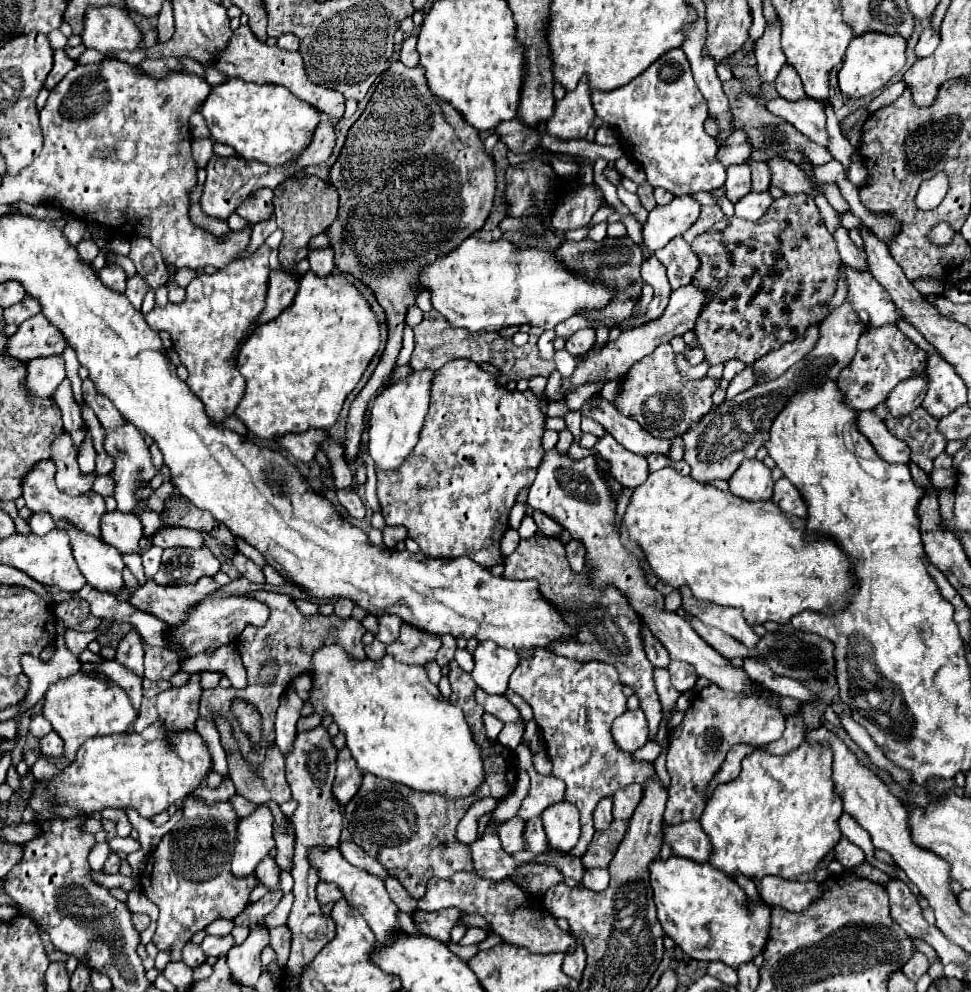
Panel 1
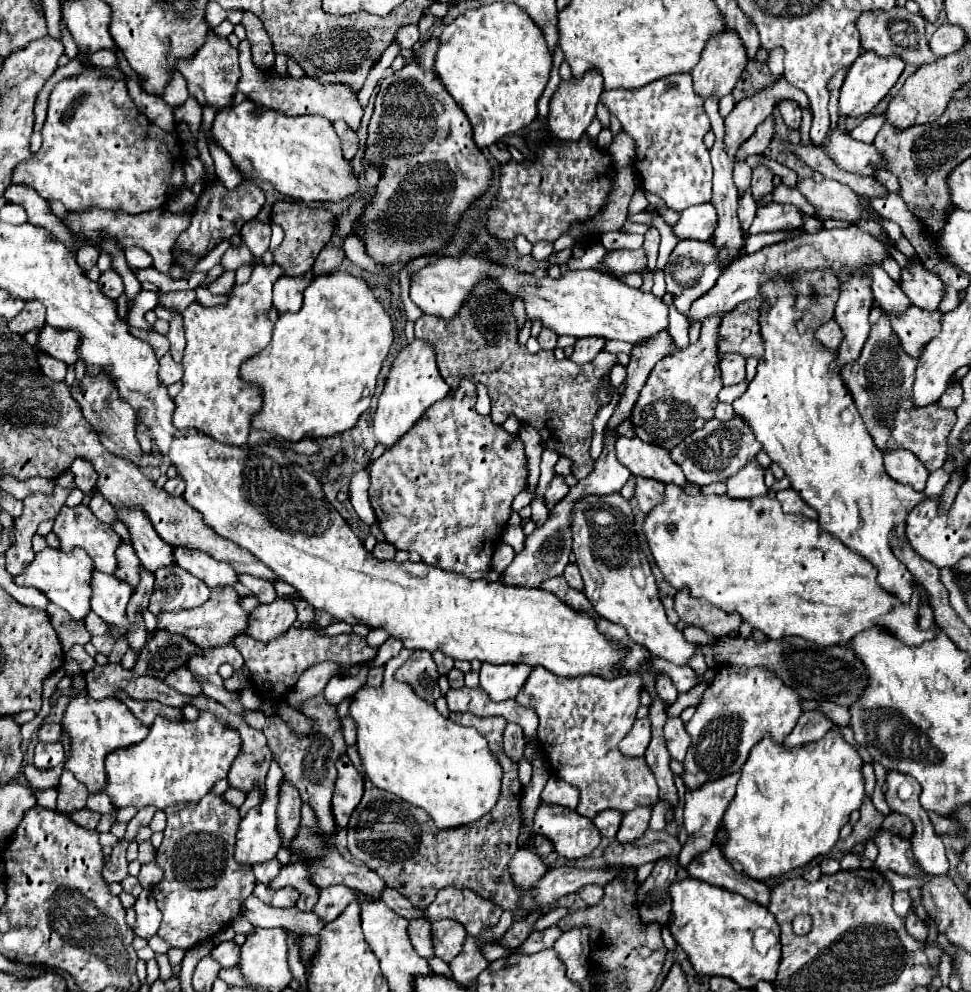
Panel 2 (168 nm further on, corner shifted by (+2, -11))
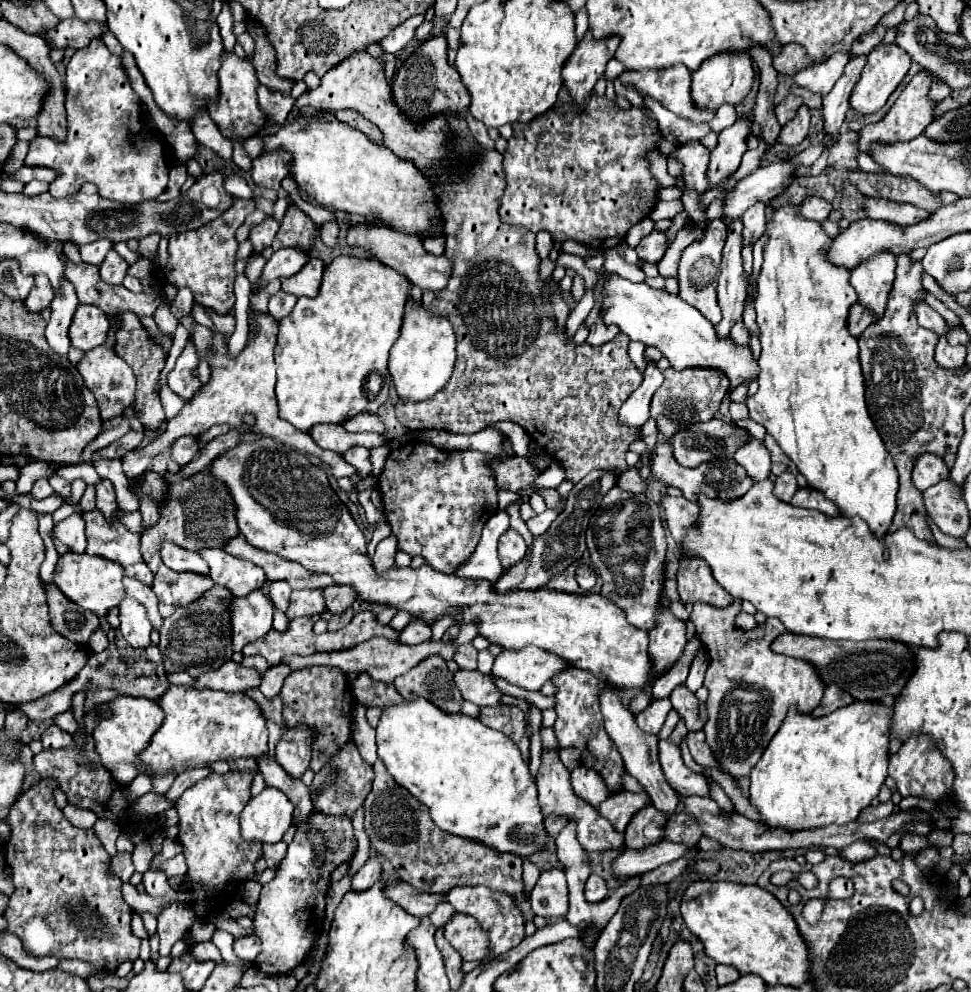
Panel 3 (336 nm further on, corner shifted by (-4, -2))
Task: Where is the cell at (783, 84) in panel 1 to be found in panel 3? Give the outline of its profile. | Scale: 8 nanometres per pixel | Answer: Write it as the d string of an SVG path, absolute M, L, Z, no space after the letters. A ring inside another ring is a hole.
M802 106L802 108L798 108L794 120L790 120L790 122L782 128L778 140L780 140L782 144L796 146L796 144L800 144L800 142L806 138L808 126L810 126L810 110L808 110L806 106Z

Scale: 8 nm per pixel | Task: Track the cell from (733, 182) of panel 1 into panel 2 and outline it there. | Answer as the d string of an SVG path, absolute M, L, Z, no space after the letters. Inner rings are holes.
M744 193L740 197L740 205L738 205L738 219L740 219L742 231L748 231L750 229L754 217L756 217L756 209L758 209L758 205L756 205L754 197L750 193Z

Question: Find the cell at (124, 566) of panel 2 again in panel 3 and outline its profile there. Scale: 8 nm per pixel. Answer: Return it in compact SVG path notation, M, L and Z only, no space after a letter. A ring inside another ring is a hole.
M124 576L122 582L124 582L124 590L126 590L132 598L136 598L140 604L146 606L148 618L150 618L152 626L154 626L154 628L160 628L160 626L162 626L162 616L158 614L158 600L156 600L152 588L146 586L146 584L142 584L140 580L134 580L134 578L128 578L128 576Z

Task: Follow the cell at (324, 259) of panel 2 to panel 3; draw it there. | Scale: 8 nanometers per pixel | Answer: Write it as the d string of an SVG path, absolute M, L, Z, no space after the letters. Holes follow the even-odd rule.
M326 222L320 226L320 238L328 248L338 246L338 234L340 234L340 228L336 222Z

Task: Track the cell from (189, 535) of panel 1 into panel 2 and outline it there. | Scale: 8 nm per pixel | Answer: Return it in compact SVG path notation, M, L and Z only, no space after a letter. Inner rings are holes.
M176 549L174 557L182 569L202 579L210 589L228 587L228 585L238 583L238 573L234 571L232 565L212 561L212 557L204 553L192 553L192 549Z

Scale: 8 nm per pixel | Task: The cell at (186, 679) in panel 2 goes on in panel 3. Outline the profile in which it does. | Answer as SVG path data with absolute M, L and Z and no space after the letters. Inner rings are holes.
M230 660L228 664L222 664L218 670L210 670L198 676L194 680L194 686L224 692L242 692L248 688L258 688L260 674L254 668L244 668L242 664Z

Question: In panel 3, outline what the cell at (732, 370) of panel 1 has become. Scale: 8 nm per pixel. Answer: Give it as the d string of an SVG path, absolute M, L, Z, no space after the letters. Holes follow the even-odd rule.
M742 320L734 324L734 328L730 332L730 340L734 340L734 344L742 344L742 346L748 346L750 344L750 332L742 324Z

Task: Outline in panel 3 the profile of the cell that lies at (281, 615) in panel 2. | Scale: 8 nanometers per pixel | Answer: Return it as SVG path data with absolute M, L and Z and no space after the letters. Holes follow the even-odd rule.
M294 590L286 610L286 618L294 620L300 616L314 616L326 610L322 590Z

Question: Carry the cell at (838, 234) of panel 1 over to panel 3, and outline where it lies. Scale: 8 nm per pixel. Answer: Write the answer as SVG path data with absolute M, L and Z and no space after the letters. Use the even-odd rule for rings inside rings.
M916 300L912 308L914 308L914 314L916 314L920 326L924 326L928 330L934 330L938 336L946 336L948 334L948 326L946 326L944 318L936 310L932 310L926 302Z

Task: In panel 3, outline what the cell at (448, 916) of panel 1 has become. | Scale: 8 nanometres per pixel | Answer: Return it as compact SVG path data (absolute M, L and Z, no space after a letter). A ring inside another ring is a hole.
M452 916L444 928L446 940L458 950L462 960L482 960L488 954L488 938L472 916Z

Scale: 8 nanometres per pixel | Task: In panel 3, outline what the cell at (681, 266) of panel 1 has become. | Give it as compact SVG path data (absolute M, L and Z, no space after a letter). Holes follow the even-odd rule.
M718 218L712 220L706 230L702 240L690 244L684 248L678 264L678 282L680 282L680 298L692 304L702 316L712 320L714 324L720 320L720 308L716 304L716 282L718 282L718 272L720 272L720 260L722 260L722 244L726 240L726 224Z

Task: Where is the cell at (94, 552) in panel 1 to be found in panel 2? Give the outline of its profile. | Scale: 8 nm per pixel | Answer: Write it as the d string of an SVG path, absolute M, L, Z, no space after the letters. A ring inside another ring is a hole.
M94 571L92 609L108 625L118 627L120 639L126 639L126 633L130 629L130 623L126 617L126 605L130 601L130 595L132 595L132 589L128 589L128 585L124 585L124 581L116 581L114 575Z

